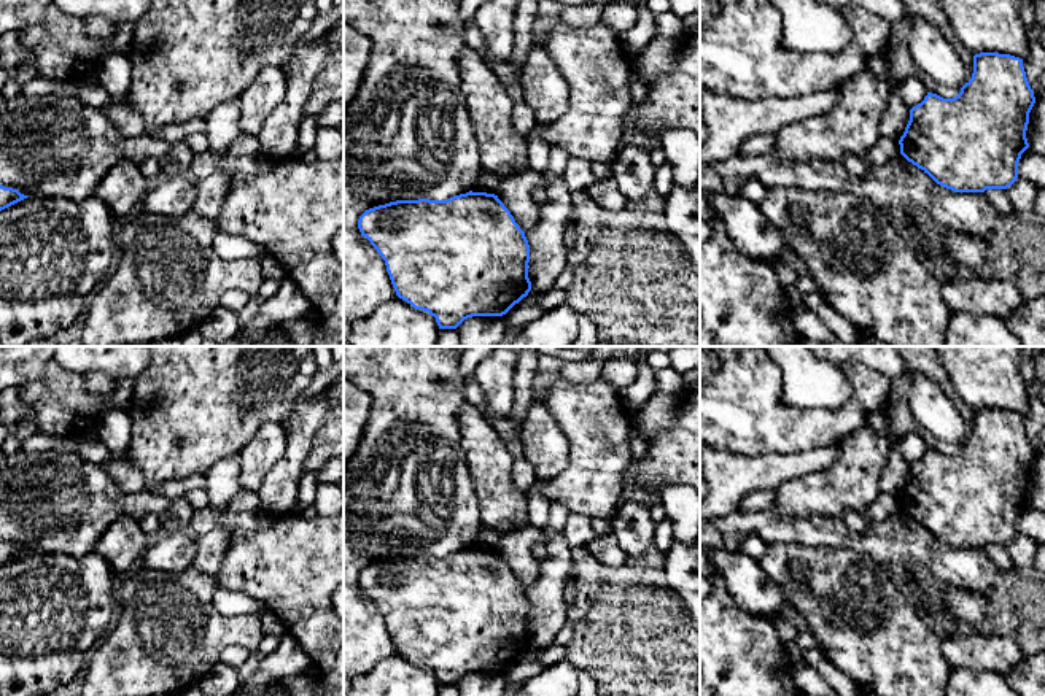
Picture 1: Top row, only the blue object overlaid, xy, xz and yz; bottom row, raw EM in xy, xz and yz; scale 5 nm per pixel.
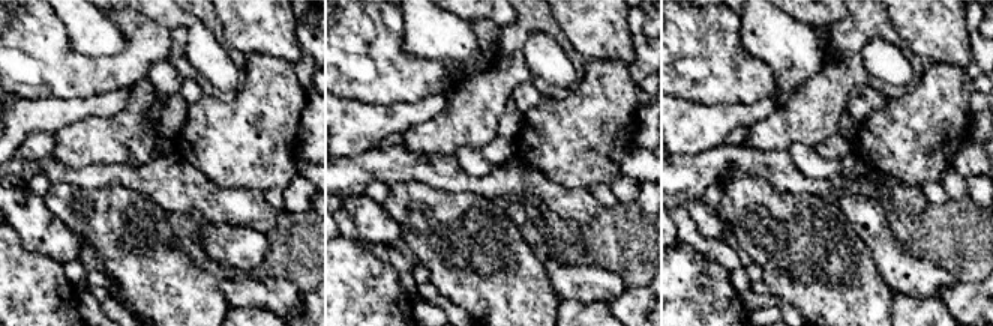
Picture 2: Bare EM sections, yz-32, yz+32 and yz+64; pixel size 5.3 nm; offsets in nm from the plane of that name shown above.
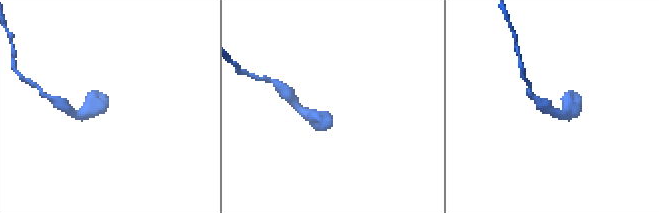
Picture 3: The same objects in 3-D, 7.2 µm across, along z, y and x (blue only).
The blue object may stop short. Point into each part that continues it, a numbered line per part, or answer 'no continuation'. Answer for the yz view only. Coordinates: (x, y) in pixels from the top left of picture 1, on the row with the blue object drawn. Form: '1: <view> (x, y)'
no continuation

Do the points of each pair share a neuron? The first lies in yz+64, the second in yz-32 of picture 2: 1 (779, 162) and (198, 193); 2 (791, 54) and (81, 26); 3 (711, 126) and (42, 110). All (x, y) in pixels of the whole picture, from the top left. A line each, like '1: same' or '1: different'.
1: same
2: same
3: same

